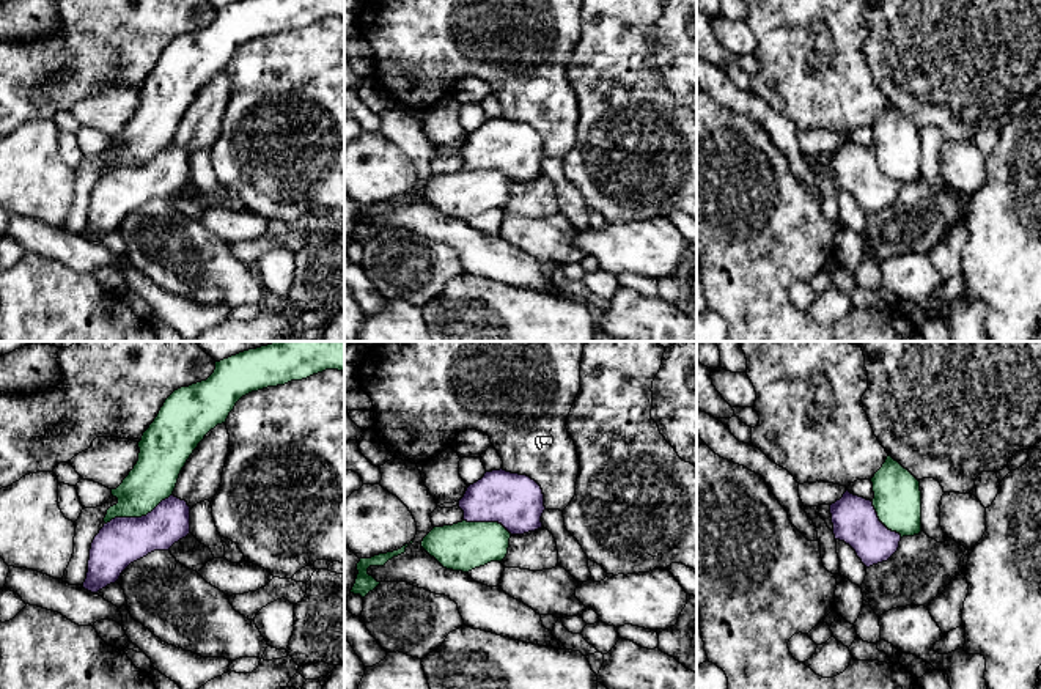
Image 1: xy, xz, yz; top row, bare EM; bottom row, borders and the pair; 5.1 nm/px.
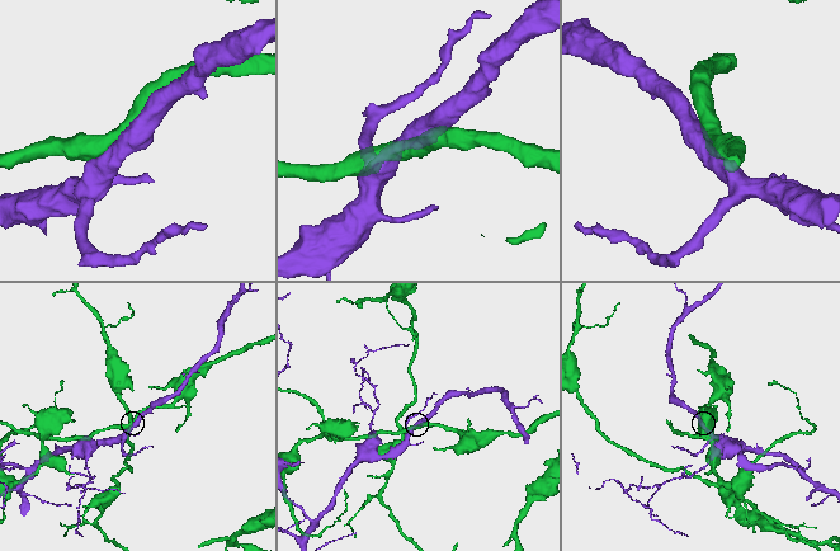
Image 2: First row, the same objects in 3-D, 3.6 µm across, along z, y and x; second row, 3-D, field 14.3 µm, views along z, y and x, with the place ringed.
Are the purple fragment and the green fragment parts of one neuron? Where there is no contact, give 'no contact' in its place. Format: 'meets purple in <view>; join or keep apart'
meets purple in xy; join

